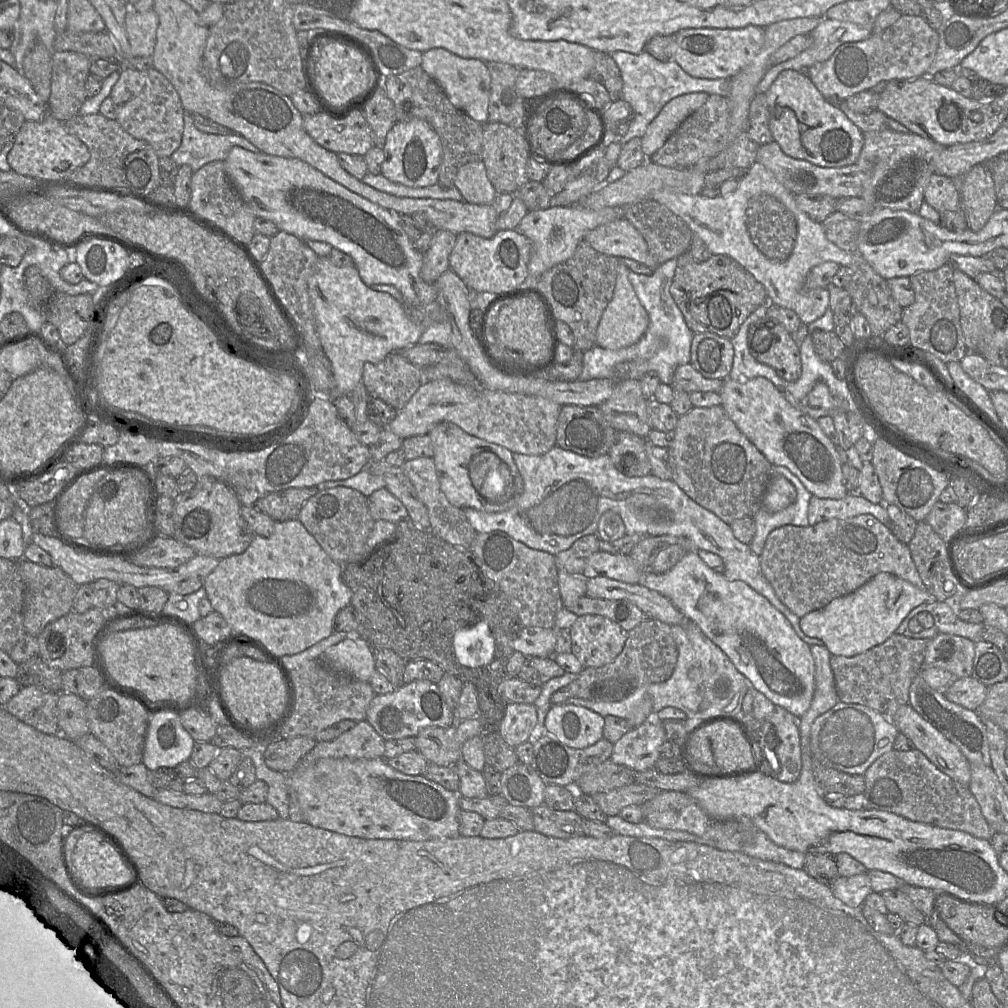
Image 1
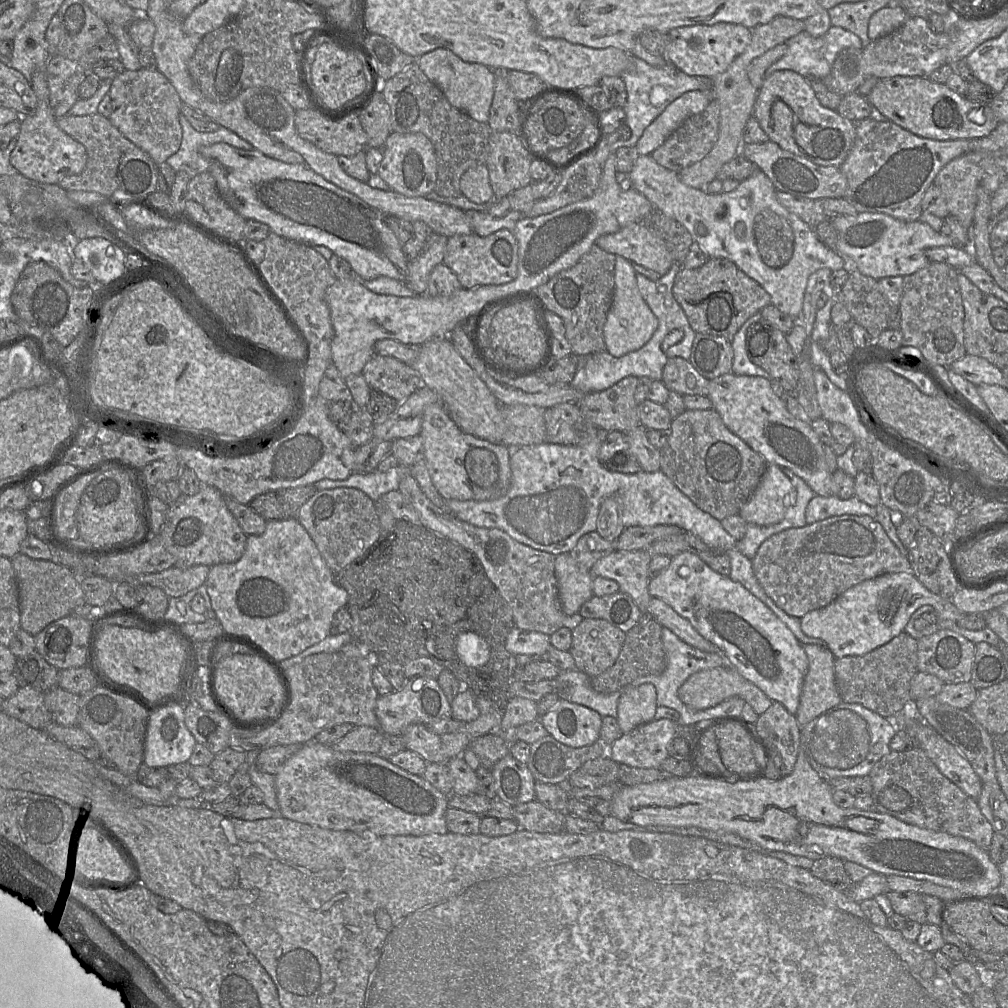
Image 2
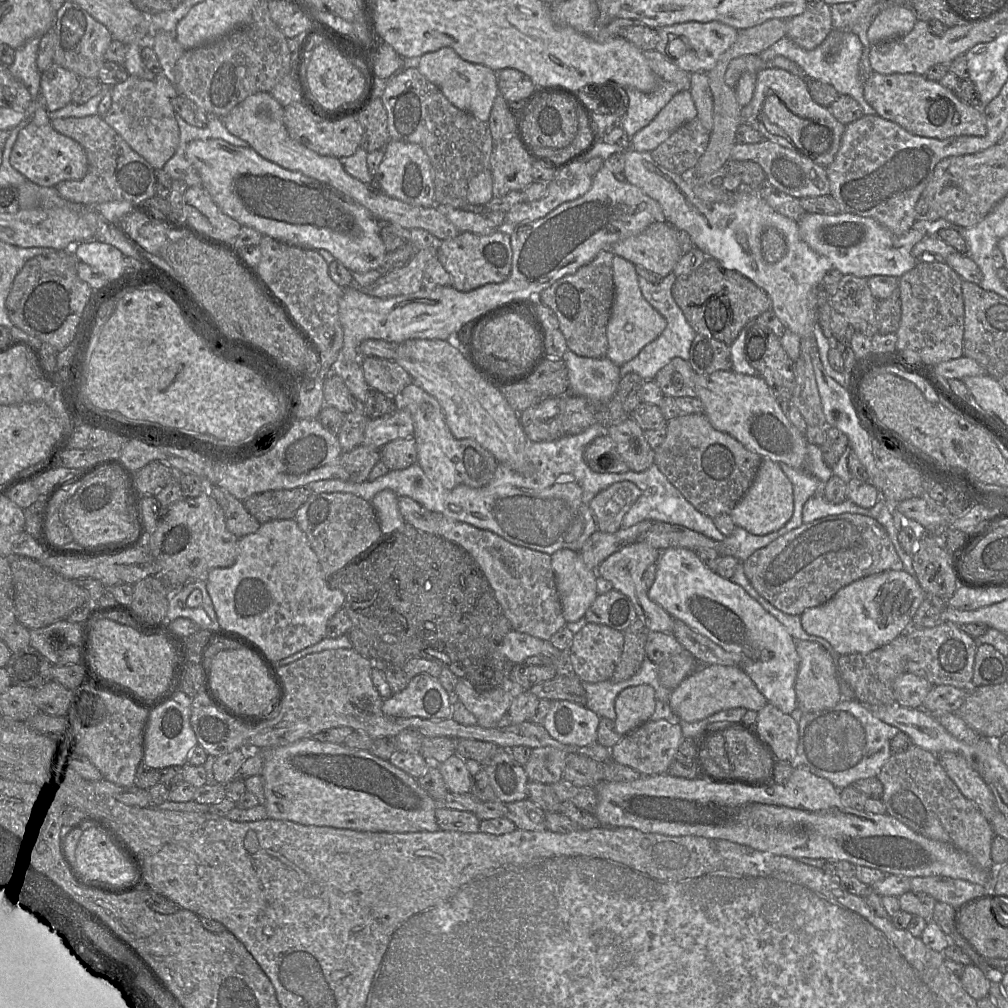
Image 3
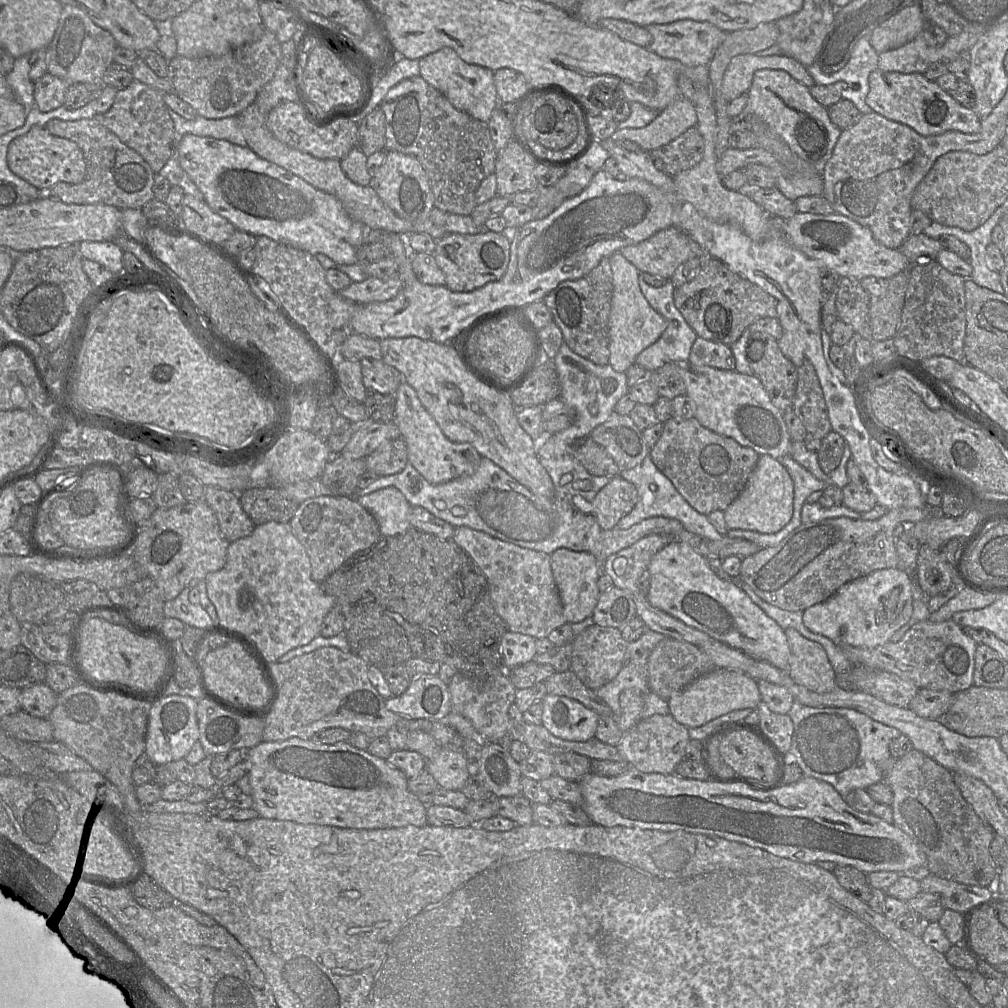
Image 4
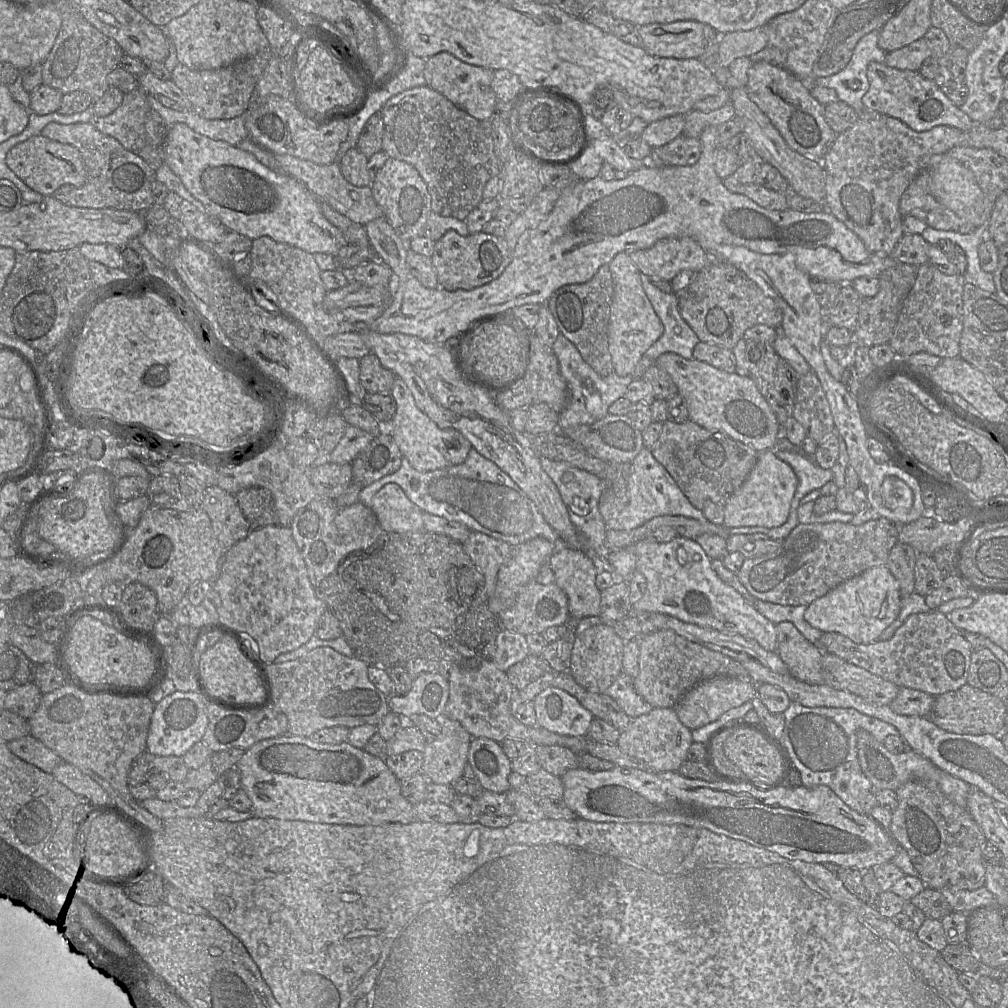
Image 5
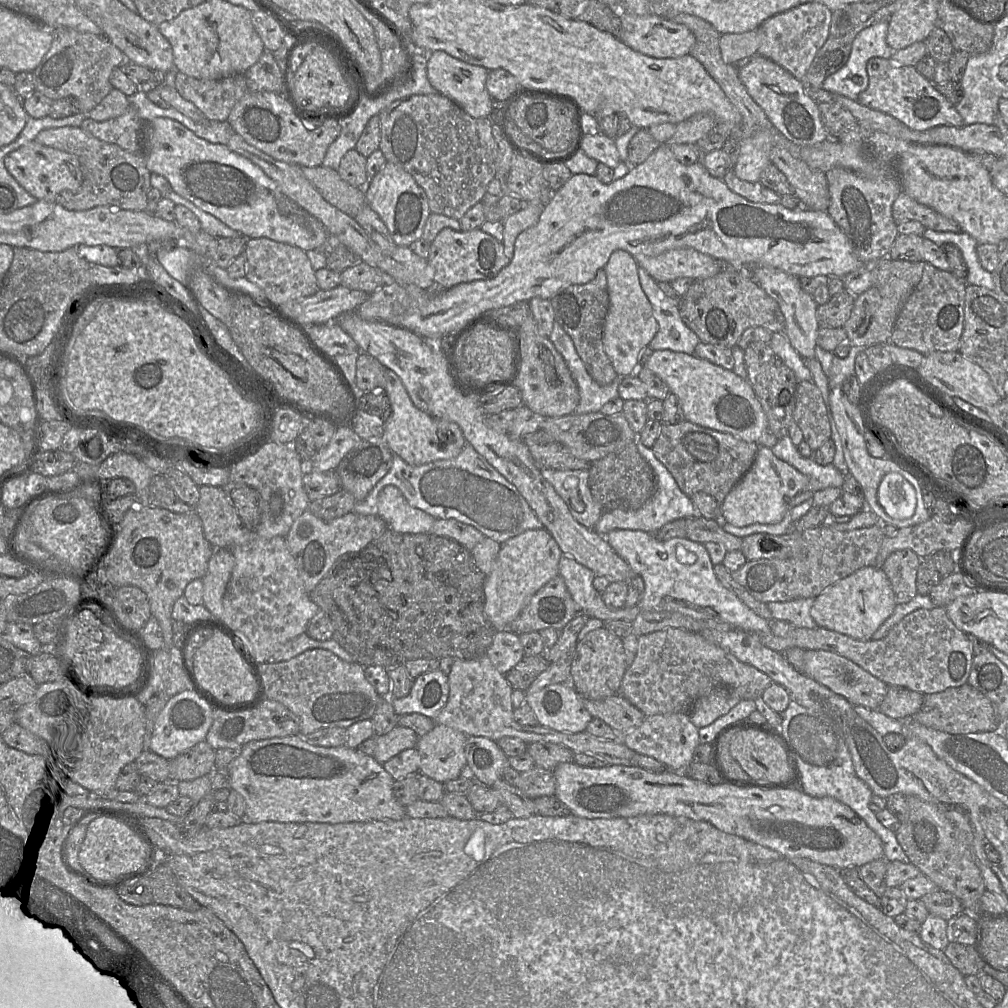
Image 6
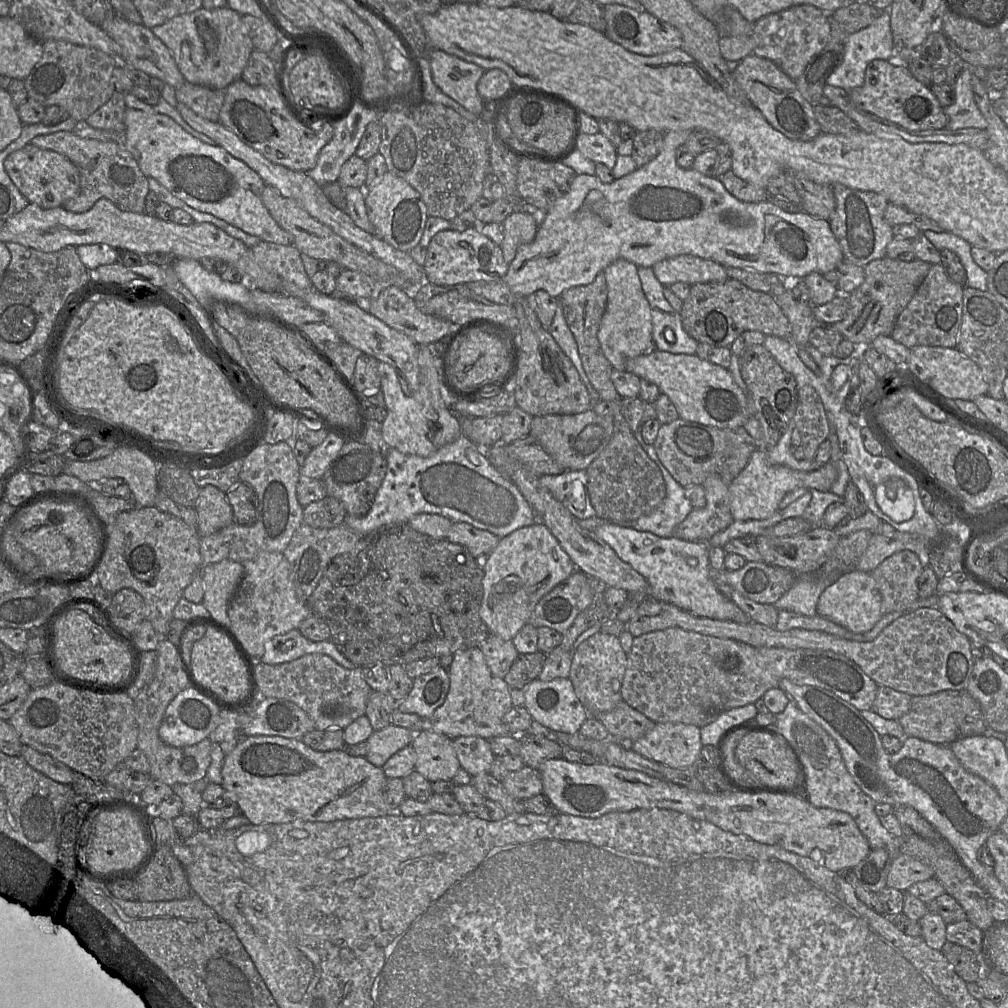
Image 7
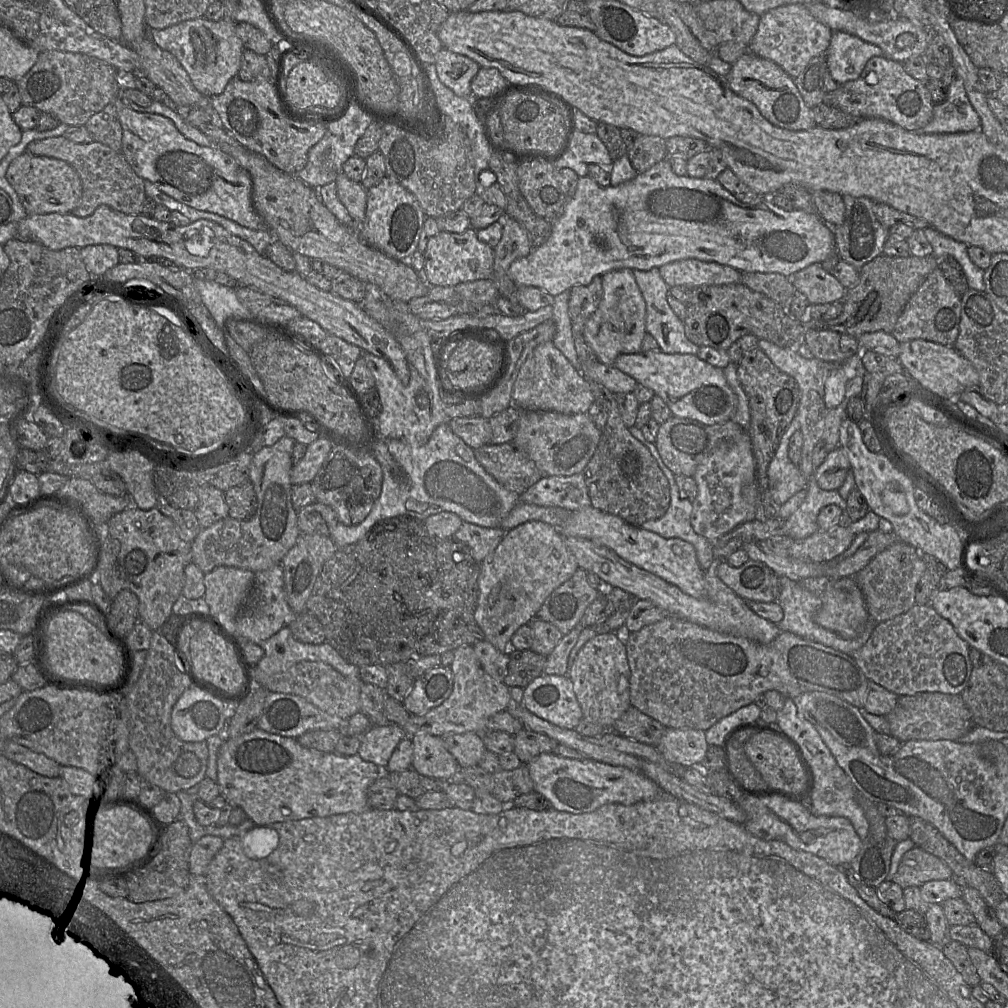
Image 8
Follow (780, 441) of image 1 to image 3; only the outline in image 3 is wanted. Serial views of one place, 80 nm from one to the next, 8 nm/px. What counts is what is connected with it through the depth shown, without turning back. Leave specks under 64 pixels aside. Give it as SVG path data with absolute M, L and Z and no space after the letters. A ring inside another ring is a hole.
M733 370L702 375L696 373L695 391L713 428L731 435L762 458L806 470L808 442L805 433L790 423L760 375L739 374Z

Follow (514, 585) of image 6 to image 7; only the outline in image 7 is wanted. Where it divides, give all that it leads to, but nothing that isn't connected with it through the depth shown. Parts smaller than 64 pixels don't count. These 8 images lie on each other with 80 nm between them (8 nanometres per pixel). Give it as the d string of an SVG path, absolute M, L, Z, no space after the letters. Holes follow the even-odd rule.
M541 521L500 539L496 549L482 559L484 596L479 611L491 635L512 641L529 620L539 601L576 570L570 556Z

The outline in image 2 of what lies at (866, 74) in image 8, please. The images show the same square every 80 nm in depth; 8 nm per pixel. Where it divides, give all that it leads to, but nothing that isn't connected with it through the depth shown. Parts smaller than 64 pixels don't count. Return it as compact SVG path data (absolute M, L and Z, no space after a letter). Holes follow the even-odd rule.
M894 76L879 79L866 98L888 120L923 138L940 141L983 138L999 125L989 103L972 102L945 84L932 82L929 77ZM972 110L983 112L983 124L978 125L968 119L968 113Z

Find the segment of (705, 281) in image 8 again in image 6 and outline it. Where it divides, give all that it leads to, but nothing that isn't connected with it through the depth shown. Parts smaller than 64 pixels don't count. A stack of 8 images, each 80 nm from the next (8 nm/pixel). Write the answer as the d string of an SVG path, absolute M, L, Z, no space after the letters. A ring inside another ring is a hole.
M691 248L673 249L653 257L635 256L635 259L656 282L671 283L679 278L704 280L721 271L715 259Z

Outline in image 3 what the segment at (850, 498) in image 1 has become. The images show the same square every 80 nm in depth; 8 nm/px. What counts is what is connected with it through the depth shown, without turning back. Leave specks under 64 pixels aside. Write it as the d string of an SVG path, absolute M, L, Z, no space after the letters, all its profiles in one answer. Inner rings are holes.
M822 494L814 495L809 498L803 506L802 521L803 524L811 523L814 520L842 513L858 513L870 516L869 508L863 508L855 504L850 499L846 499L840 504L832 504L825 500Z

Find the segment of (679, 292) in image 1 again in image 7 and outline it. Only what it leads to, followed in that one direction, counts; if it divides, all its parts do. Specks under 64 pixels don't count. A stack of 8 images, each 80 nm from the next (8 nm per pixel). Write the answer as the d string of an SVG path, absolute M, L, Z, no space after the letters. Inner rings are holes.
M734 279L722 283L691 285L690 294L683 301L680 312L686 333L698 343L715 347L730 347L746 331L759 331L765 336L790 339L792 327L774 298L754 291Z

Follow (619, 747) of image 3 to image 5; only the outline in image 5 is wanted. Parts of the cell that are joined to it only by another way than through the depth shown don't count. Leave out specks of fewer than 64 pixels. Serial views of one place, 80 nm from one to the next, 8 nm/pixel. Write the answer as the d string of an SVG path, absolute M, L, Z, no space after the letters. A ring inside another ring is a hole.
M653 708L649 713L633 719L631 724L621 731L617 745L625 754L645 763L648 771L676 772L687 760L687 752L693 742L692 730L682 724L674 708Z

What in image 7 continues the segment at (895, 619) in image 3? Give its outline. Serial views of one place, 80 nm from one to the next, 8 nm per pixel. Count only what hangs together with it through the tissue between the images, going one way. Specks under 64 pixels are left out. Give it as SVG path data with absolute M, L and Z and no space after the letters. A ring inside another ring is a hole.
M852 569L822 592L816 612L855 634L862 634L871 630L882 618L881 603L881 595L870 572Z

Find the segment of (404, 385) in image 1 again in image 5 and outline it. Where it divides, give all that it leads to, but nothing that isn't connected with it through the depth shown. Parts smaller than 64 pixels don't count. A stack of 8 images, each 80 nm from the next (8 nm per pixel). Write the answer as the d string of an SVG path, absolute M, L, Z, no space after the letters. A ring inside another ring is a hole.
M369 353L360 359L360 381L367 392L390 393L396 375L382 366L378 357Z

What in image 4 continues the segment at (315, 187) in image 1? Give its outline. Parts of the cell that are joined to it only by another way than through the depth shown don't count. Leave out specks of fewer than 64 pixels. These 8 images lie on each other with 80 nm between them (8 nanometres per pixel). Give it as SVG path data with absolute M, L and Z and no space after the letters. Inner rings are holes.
M186 134L177 144L181 167L197 185L210 208L229 220L237 230L252 235L267 236L274 241L307 251L313 255L323 253L337 265L358 262L356 251L367 227L353 219L342 203L333 195L321 191L299 176L258 156L252 149L227 140Z

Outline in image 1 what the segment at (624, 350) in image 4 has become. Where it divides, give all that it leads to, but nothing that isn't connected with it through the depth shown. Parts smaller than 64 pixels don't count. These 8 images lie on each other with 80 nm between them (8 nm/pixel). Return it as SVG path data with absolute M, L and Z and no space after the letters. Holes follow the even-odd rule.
M619 262L612 300L605 308L597 327L596 346L610 350L626 348L635 344L647 330L649 316L628 279L629 271L625 264Z

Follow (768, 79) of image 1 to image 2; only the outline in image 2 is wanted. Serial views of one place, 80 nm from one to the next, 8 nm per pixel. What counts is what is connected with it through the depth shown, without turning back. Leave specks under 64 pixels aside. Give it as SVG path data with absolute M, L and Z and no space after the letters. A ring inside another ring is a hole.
M831 26L821 37L812 37L803 31L786 42L787 52L766 70L764 78L779 70L792 70L805 78L823 79L829 75L838 54L846 48L863 48L861 39L854 33L841 27Z

